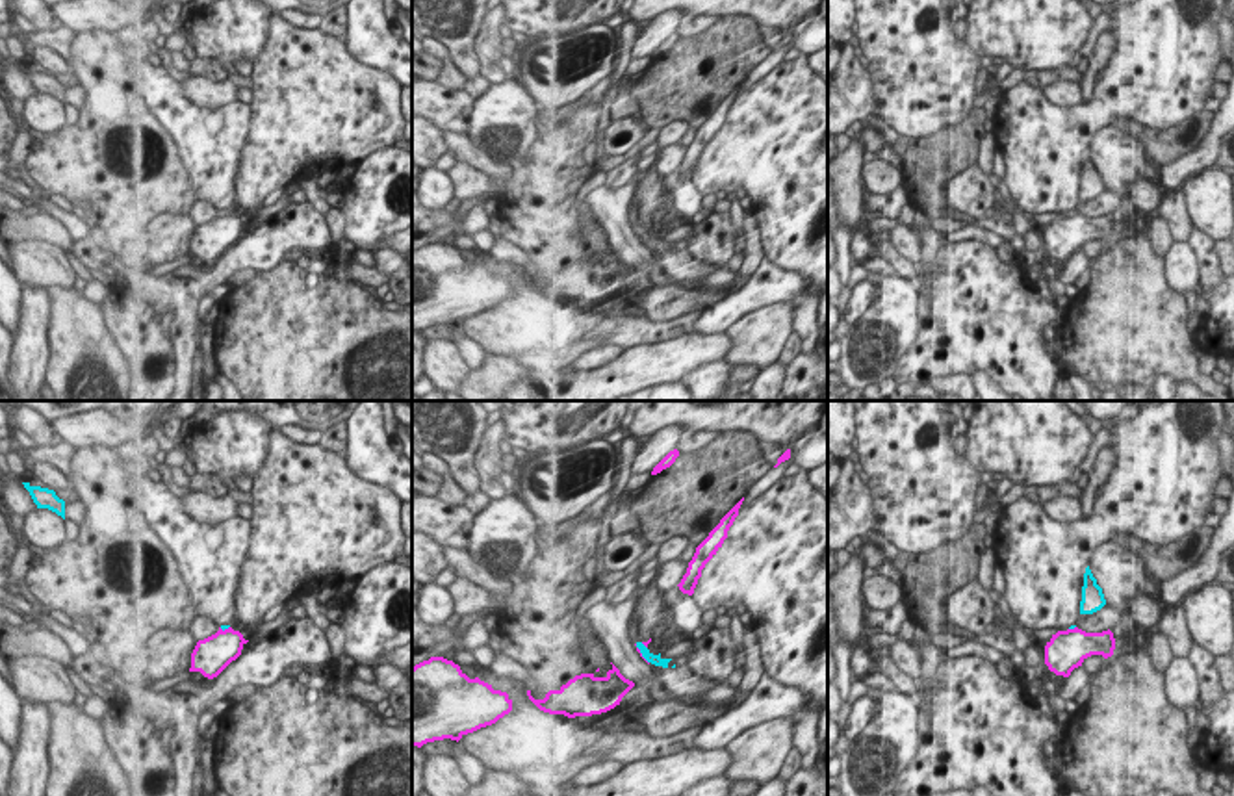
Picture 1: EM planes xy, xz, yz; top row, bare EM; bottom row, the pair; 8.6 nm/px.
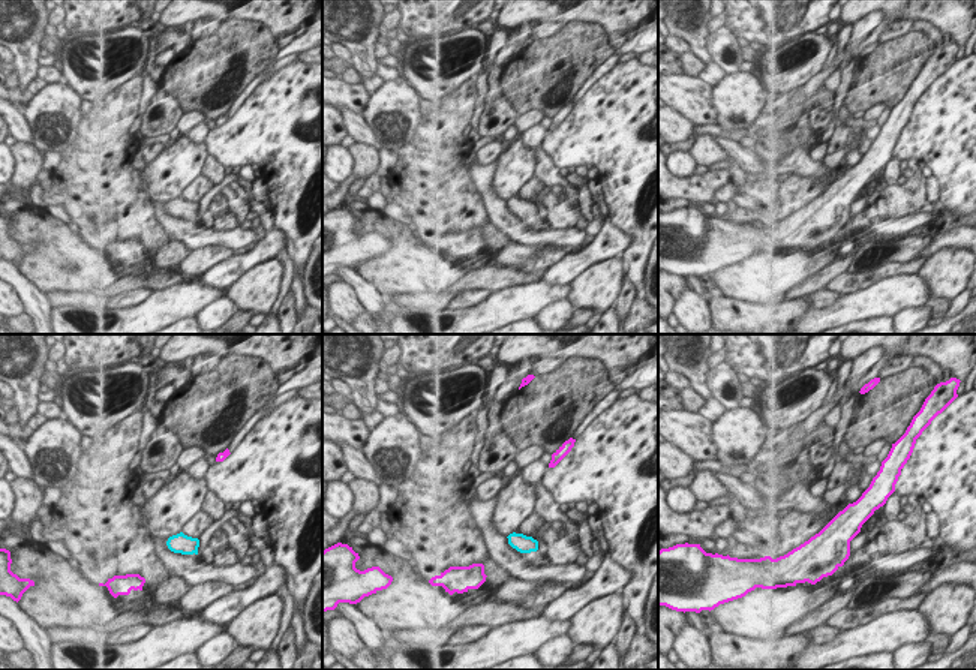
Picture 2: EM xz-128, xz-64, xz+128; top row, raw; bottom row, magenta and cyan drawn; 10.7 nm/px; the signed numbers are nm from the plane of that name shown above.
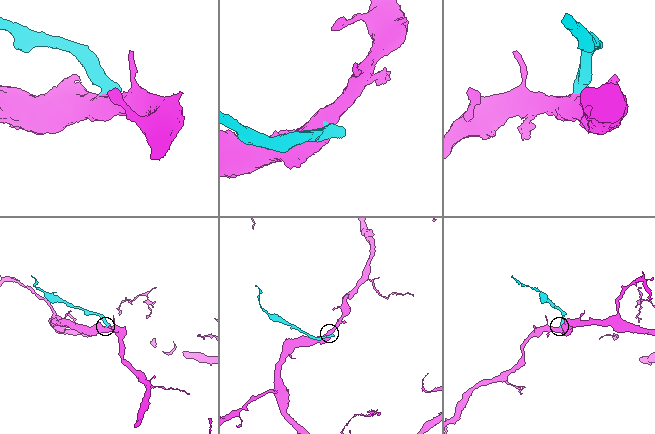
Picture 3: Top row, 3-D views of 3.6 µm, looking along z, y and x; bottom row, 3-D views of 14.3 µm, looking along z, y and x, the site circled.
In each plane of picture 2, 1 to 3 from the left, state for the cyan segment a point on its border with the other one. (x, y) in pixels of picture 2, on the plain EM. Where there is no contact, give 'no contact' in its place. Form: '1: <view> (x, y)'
1: no contact
2: no contact
3: no contact

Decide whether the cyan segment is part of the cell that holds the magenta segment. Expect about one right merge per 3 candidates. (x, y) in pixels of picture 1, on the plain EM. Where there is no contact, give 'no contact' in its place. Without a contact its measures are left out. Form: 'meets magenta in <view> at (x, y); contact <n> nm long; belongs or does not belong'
meets magenta in xz at (641, 238); contact 220 nm long; does not belong

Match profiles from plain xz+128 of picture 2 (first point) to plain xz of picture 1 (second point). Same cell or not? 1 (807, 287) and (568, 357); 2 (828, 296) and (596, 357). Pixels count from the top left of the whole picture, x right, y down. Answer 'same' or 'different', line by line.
1: same
2: same

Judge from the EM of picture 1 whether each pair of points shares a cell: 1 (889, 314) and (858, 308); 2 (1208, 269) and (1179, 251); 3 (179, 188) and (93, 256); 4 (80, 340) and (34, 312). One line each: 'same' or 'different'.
1: different
2: different
3: same
4: different

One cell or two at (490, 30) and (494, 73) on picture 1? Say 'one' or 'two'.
one

